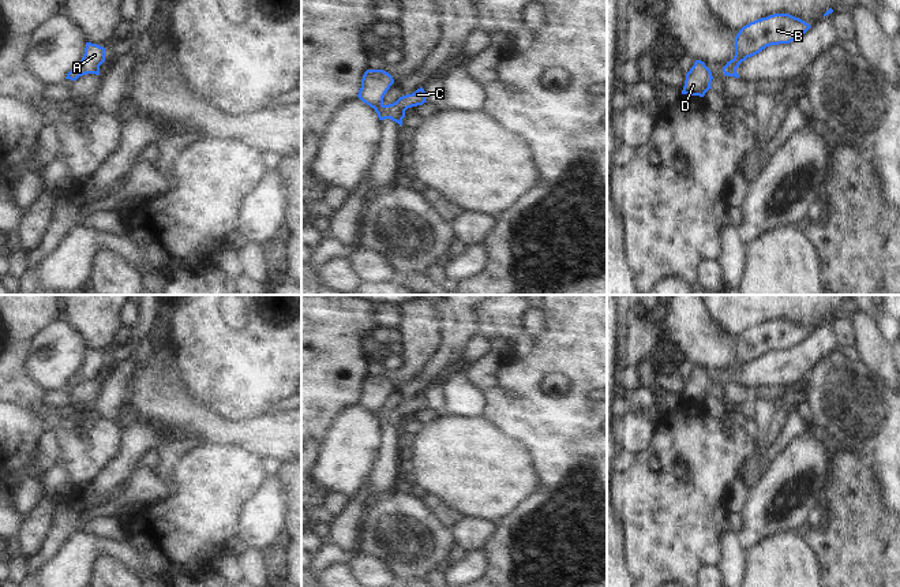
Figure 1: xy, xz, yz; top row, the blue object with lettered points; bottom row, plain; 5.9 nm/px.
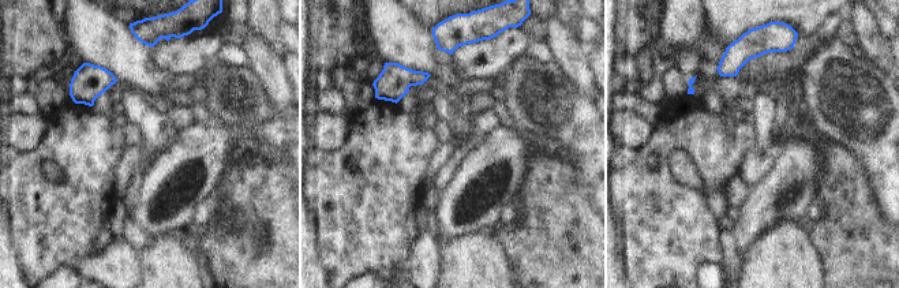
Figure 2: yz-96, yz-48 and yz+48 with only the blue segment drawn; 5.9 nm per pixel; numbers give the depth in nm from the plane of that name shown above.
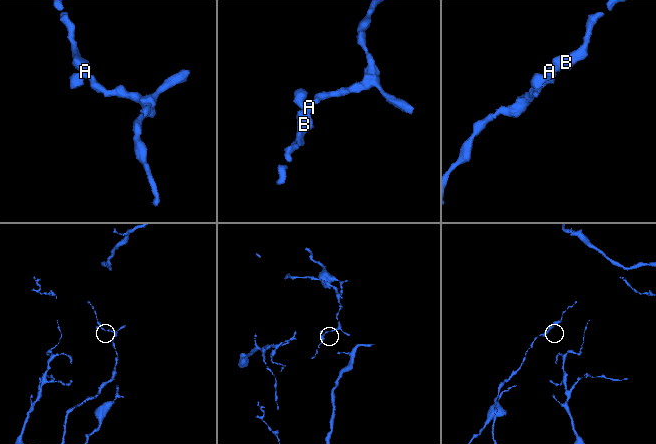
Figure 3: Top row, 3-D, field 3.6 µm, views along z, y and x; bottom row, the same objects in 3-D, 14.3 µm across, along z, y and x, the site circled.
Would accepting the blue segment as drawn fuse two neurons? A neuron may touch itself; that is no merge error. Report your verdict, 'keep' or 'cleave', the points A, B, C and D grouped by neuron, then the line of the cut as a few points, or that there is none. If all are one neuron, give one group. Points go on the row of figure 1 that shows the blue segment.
cleave | A B C / D | xz (383, 105), (389, 118)

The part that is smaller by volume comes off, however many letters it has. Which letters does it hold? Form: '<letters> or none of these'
D

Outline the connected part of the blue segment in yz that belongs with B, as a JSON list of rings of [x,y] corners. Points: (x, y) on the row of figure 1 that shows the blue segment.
[[[773,14],[743,26],[735,37],[735,56],[723,72],[739,66],[747,57],[770,45],[790,44],[802,37],[811,26],[790,14]]]

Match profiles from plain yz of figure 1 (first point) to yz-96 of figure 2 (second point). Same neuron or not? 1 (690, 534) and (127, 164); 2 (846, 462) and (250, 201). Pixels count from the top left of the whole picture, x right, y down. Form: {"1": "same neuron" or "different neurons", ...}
{"1": "different neurons", "2": "same neuron"}

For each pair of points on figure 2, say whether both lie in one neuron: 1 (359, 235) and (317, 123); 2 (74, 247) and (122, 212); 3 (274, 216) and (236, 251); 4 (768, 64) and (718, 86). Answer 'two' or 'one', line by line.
1: two
2: two
3: one
4: two

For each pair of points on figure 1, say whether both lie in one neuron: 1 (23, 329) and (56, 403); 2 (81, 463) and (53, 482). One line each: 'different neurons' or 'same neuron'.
1: different neurons
2: different neurons

